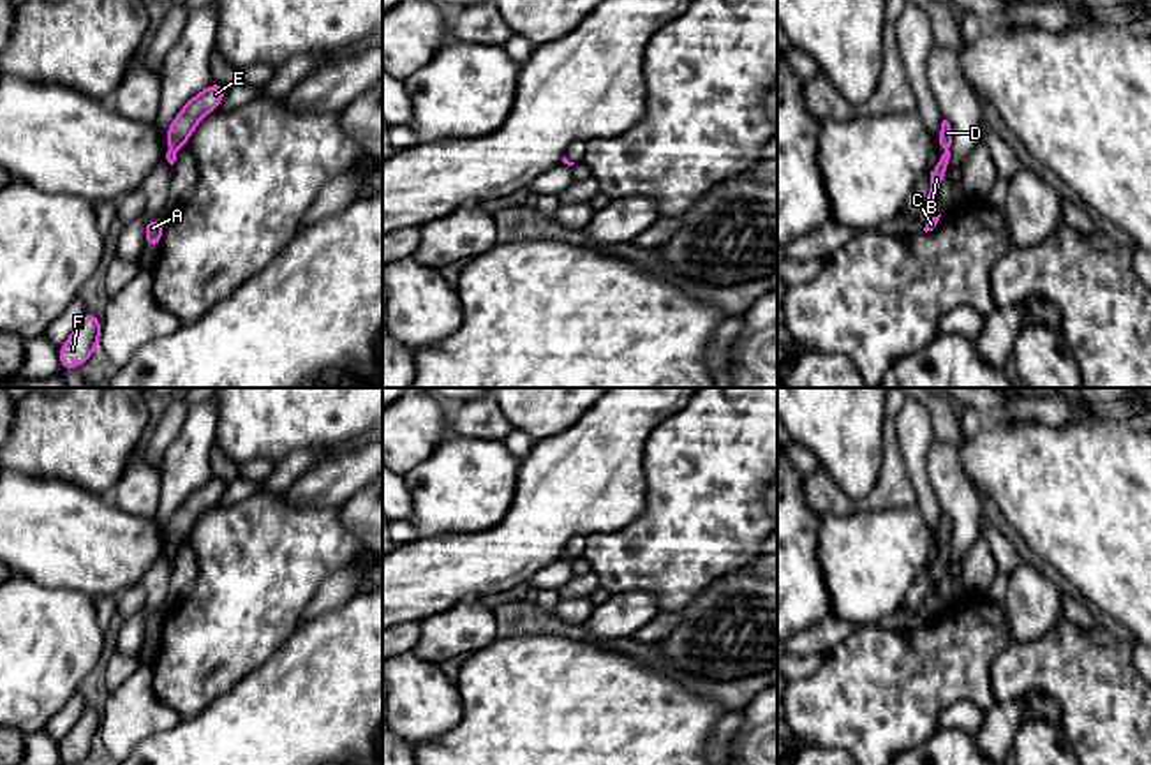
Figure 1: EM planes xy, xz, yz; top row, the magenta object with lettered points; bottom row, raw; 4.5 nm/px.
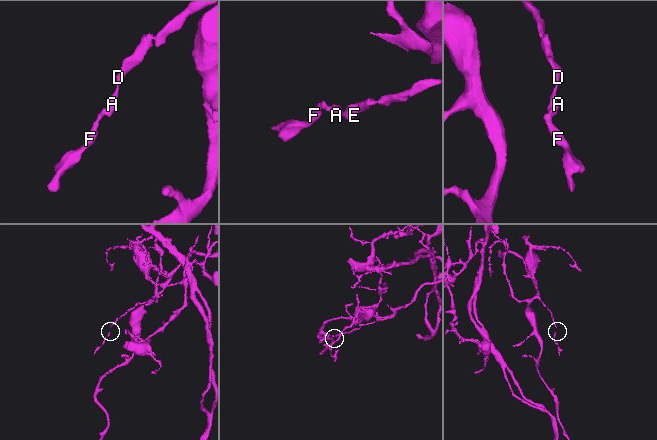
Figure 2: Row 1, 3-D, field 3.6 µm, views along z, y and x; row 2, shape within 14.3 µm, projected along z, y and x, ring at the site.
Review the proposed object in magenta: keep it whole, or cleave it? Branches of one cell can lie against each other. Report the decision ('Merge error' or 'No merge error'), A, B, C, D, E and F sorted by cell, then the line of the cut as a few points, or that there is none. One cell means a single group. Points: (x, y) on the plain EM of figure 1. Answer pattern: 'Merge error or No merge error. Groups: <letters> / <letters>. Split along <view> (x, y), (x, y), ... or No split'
No merge error. Groups: A B C D E F. No split

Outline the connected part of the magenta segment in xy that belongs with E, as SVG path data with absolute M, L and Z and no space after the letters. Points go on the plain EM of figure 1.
M212 478L203 486L194 490L169 518L166 529L169 545L166 548L166 553L171 561L176 555L178 545L190 534L201 513L219 502L219 499L226 492L226 486L226 481Z

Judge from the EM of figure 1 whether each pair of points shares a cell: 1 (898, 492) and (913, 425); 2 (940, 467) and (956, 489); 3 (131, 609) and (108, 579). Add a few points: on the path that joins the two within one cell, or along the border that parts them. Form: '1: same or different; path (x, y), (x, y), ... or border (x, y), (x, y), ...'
1: different; border (894, 420), (898, 446), (915, 501)
2: same; path (945, 473), (952, 483)
3: different; border (141, 582), (127, 587), (117, 598)

